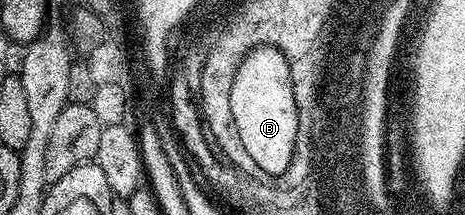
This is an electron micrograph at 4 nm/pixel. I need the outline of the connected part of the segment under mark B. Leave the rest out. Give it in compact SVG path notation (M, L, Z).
M262 45L255 47L238 66L235 80L231 87L231 116L235 116L235 125L239 130L239 137L248 155L255 160L255 164L266 176L284 175L292 164L292 154L295 152L297 105L293 81L289 77L289 62L283 51L276 46Z

